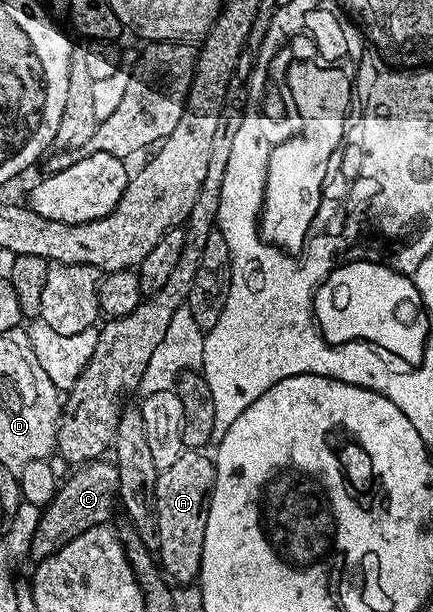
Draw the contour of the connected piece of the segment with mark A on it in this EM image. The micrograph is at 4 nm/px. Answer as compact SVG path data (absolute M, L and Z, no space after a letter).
M182 449L179 460L171 468L157 475L157 544L155 547L159 565L177 584L193 584L198 581L203 560L203 536L207 528L209 500L213 483L217 481L217 468L212 457L201 450Z

